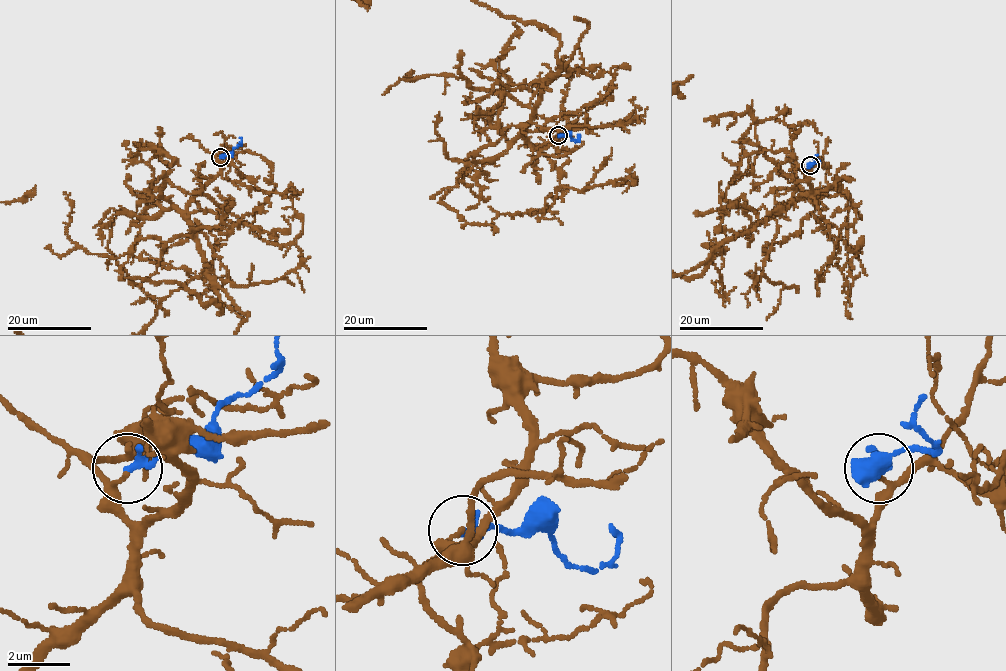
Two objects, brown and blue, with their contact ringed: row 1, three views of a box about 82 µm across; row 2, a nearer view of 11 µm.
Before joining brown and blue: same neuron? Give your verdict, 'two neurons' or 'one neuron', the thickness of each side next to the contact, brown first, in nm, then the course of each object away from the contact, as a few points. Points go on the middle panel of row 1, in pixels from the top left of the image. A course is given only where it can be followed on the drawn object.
two neurons; calibres 100 and 240 nm; course blue (558, 135), (568, 135), (574, 140), (578, 136)

